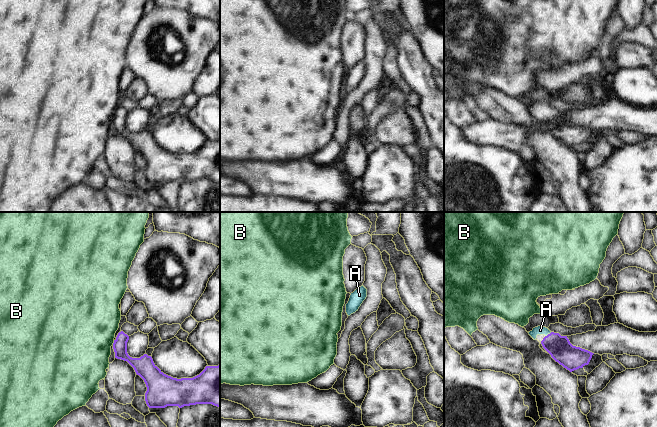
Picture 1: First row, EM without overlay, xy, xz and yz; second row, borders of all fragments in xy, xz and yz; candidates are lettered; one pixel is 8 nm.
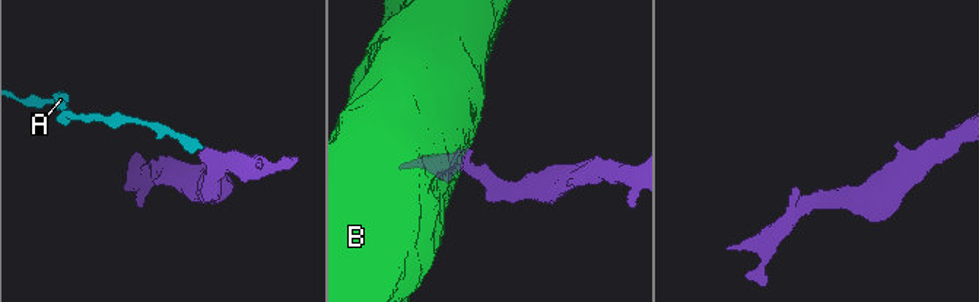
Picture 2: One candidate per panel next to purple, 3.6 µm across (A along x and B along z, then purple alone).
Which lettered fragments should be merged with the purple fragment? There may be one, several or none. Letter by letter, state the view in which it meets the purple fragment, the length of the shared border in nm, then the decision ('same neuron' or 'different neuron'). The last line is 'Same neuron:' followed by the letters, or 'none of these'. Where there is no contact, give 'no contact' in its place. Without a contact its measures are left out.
A: contact in yz; length 70 nm; same neuron
B: contact in xy; length 40 nm; different neuron
Same neuron: A

